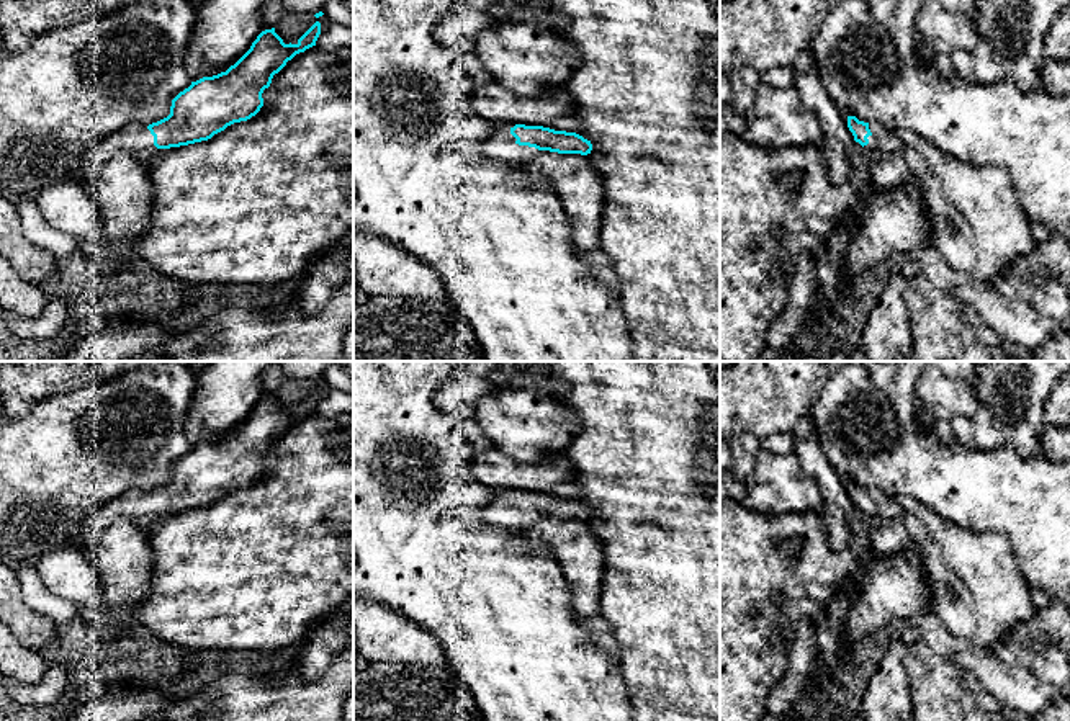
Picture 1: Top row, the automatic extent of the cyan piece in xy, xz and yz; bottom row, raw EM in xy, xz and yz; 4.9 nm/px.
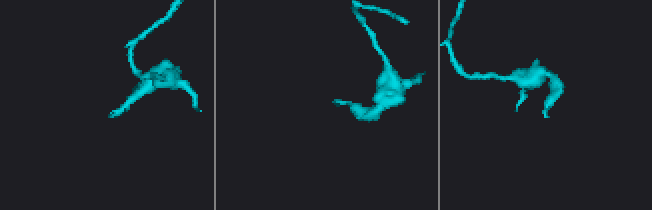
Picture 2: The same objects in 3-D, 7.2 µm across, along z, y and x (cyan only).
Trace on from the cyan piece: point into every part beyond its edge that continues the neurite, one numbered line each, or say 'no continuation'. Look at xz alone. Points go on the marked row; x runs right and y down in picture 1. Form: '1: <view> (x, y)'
1: xz (499, 147)

